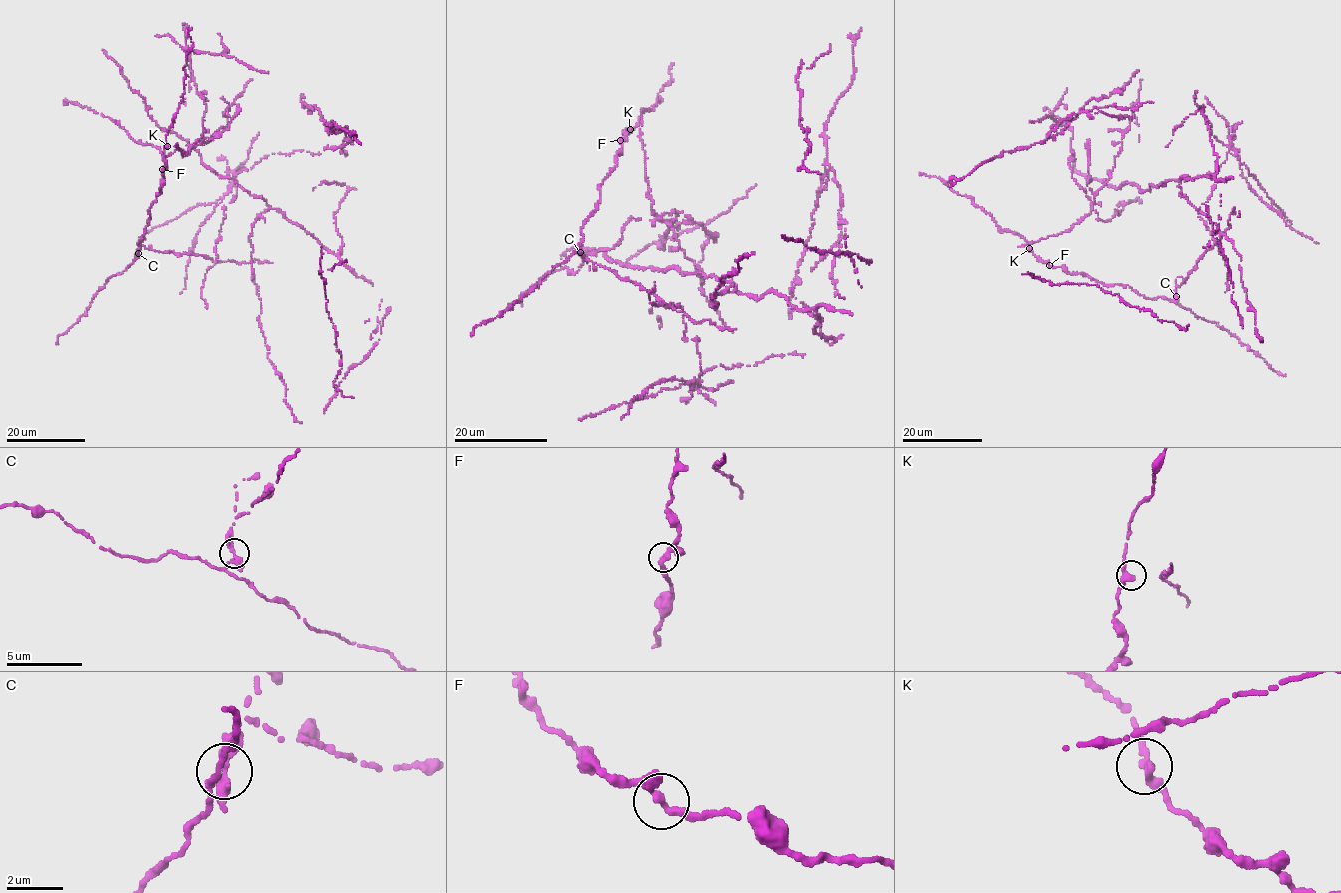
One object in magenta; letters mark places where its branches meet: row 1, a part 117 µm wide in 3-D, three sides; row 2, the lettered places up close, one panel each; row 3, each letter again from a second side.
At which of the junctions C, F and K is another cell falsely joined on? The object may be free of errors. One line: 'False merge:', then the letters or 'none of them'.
False merge: C

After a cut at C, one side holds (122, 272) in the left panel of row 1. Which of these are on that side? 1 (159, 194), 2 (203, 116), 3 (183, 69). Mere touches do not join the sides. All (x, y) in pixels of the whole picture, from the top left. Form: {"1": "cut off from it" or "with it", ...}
{"1": "with it", "2": "cut off from it", "3": "with it"}

